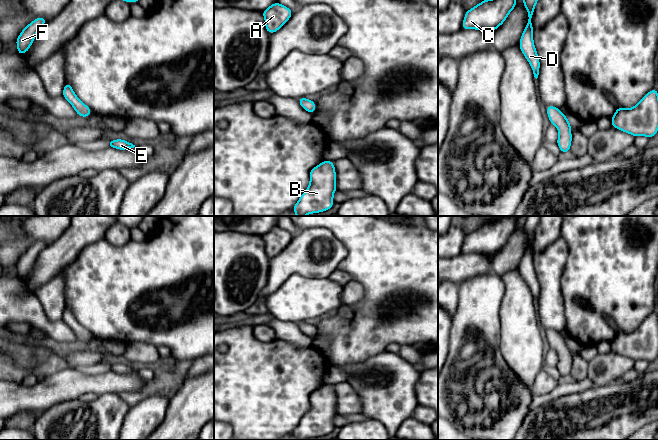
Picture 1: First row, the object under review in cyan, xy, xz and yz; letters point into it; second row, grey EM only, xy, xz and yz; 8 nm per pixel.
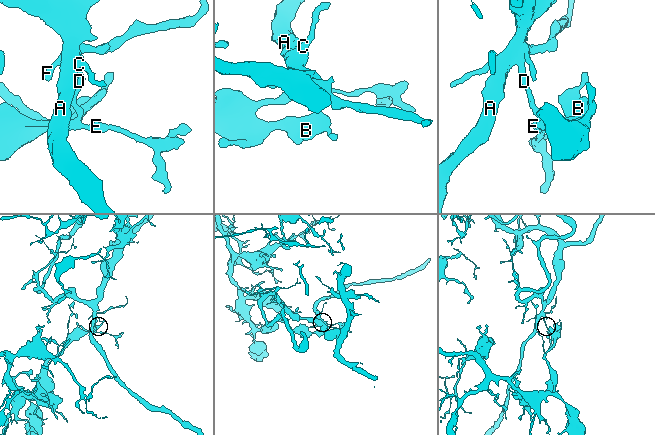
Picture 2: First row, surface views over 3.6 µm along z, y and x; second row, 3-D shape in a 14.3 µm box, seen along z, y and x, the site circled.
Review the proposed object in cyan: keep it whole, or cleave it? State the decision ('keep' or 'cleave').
cleave

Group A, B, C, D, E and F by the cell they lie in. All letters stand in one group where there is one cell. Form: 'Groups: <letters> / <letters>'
Groups: A C D F / B E

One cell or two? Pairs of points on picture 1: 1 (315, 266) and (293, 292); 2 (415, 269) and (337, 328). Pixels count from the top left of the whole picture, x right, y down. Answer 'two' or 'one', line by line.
1: two
2: one

